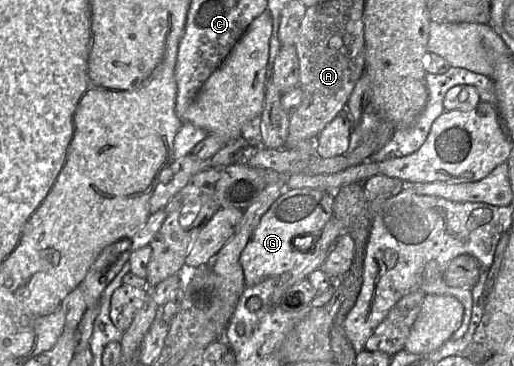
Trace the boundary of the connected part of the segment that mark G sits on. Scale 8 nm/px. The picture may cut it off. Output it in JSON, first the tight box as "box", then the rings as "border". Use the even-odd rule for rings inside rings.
{"box":[240,189,334,286],"border":[[[285,189],[261,217],[241,253],[240,264],[245,286],[254,286],[267,277],[281,275],[302,263],[308,254],[302,254],[301,250],[308,247],[308,242],[306,239],[301,241],[301,237],[305,234],[314,237],[320,235],[325,224],[333,216],[333,203],[334,193],[321,189]]]}

